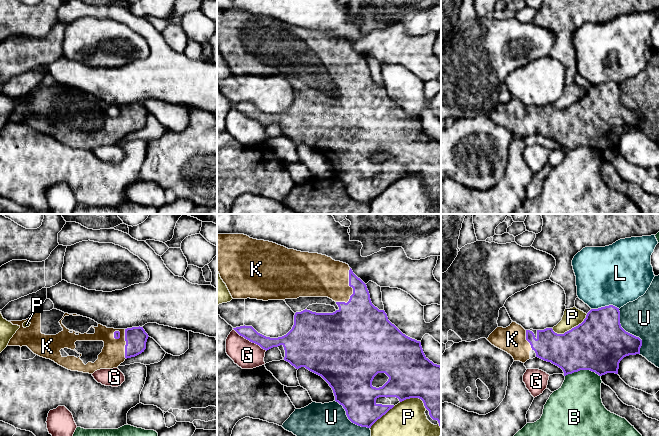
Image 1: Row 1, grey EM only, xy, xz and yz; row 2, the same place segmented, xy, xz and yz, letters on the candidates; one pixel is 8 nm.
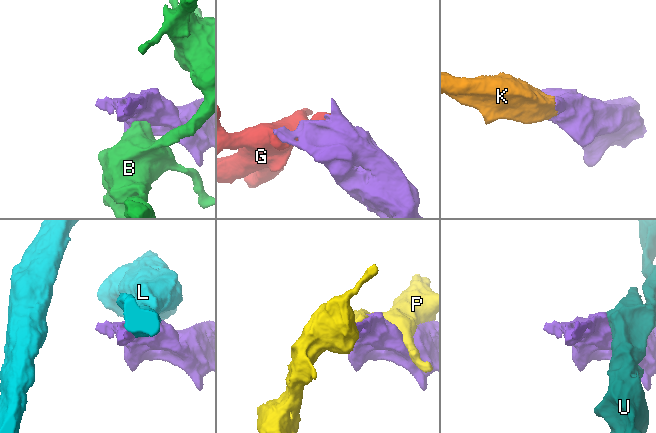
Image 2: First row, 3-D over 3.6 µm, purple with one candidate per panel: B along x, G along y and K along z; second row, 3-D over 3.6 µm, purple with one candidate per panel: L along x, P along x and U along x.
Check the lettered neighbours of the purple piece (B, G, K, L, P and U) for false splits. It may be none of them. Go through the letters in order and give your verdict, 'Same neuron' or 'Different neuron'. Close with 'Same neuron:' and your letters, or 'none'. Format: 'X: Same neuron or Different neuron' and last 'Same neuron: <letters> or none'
B: Different neuron
G: Different neuron
K: Same neuron
L: Different neuron
P: Different neuron
U: Different neuron
Same neuron: K

